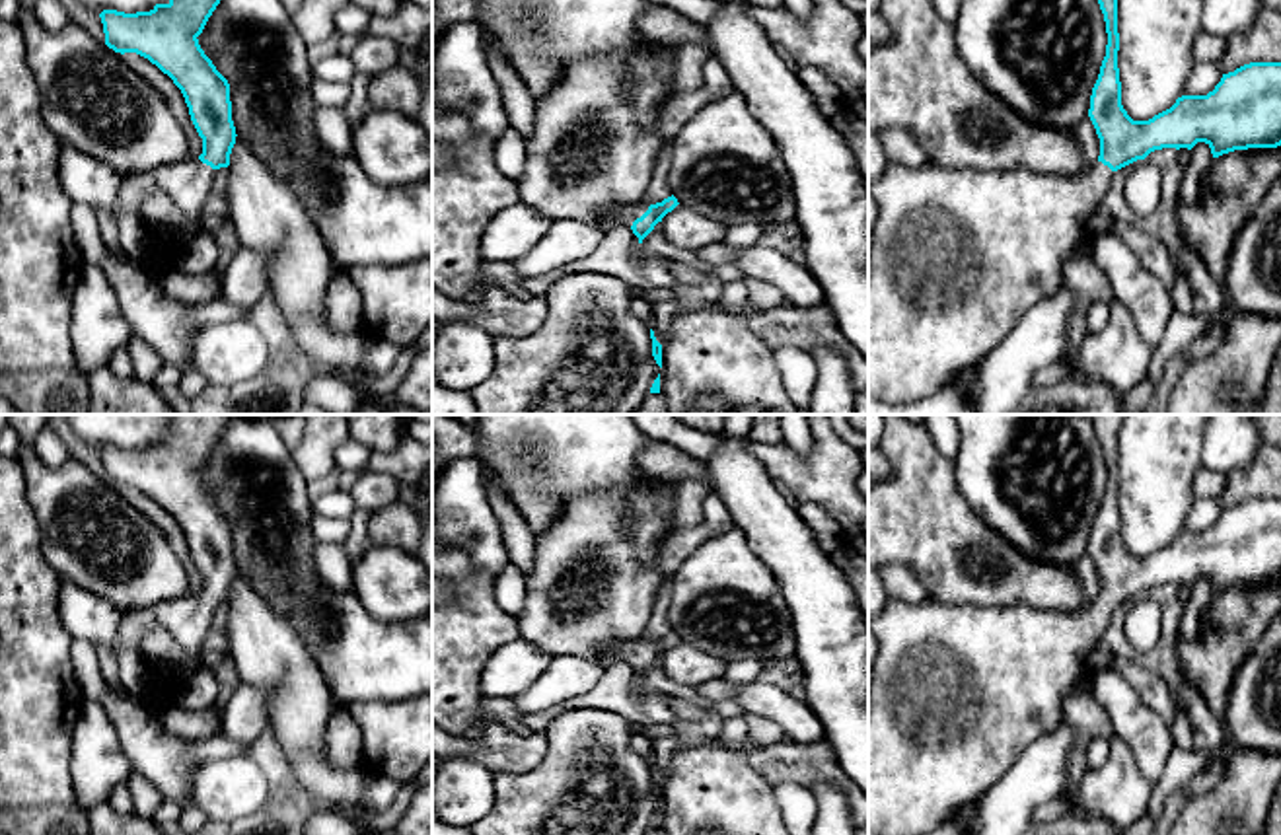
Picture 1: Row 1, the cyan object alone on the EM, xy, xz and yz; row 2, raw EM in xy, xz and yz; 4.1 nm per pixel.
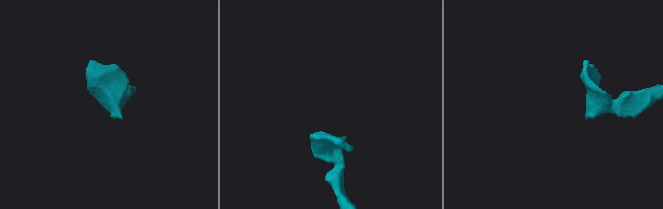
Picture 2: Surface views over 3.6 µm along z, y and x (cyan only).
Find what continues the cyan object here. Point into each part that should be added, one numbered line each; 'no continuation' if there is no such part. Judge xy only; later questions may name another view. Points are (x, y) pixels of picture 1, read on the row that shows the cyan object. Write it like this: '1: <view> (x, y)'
1: xy (187, 183)

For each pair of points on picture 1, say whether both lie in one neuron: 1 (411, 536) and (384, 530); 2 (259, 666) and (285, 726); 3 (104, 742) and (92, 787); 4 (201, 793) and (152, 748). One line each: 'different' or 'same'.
1: same
2: same
3: same
4: different

